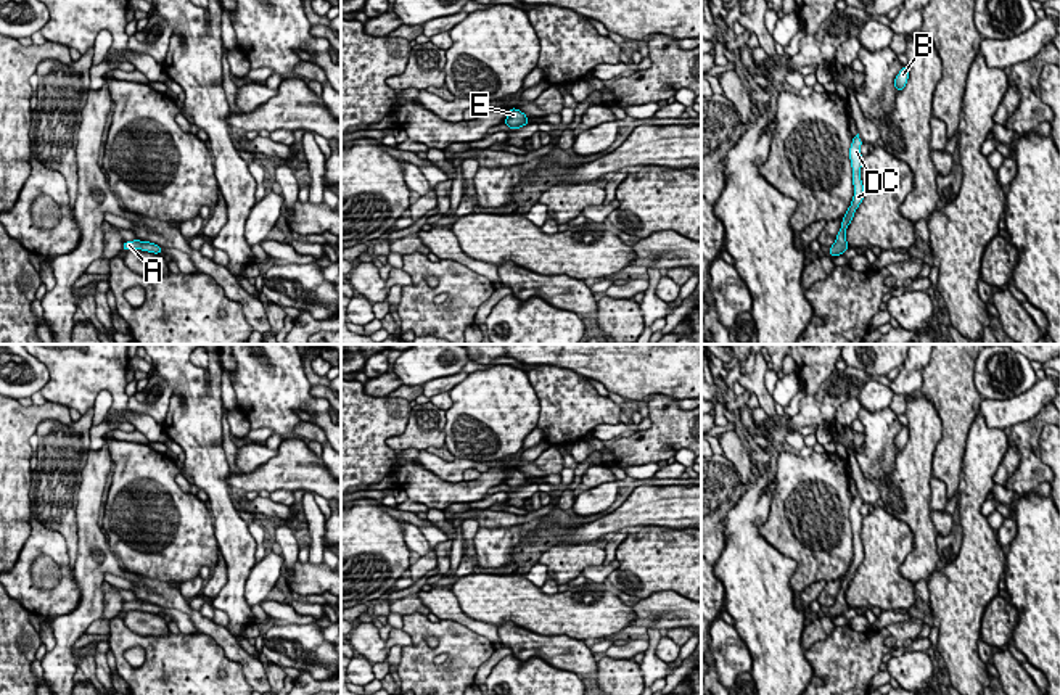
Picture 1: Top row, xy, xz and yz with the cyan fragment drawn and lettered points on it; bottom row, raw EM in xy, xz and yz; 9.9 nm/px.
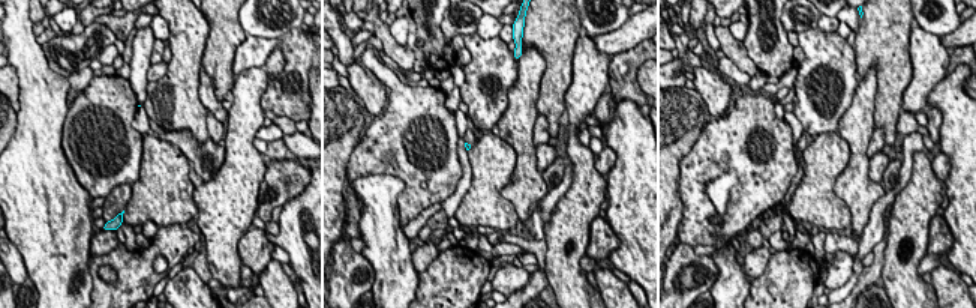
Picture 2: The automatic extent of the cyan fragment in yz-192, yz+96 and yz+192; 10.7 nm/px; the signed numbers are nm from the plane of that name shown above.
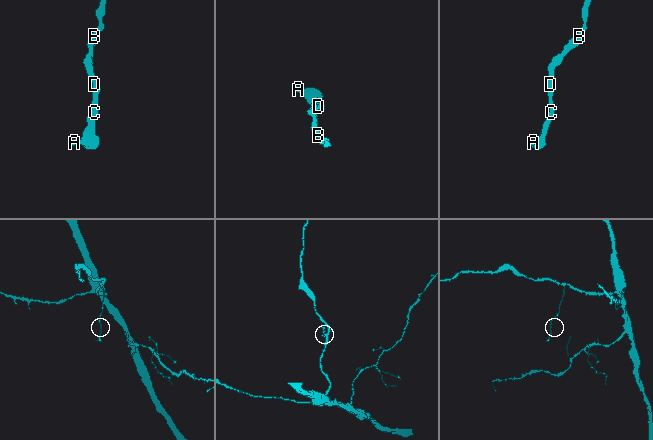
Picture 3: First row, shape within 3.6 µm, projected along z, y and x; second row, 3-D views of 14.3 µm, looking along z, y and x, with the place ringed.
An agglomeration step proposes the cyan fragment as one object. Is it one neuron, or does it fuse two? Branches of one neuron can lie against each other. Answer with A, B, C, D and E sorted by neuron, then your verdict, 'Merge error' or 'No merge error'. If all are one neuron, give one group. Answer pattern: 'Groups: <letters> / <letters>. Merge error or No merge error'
Groups: A B C D E. No merge error

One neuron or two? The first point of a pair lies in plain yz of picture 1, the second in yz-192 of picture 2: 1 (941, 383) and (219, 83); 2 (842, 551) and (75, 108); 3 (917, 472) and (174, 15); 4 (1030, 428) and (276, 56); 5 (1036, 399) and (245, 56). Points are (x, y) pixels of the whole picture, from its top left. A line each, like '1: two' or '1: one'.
1: one
2: one
3: one
4: two
5: one

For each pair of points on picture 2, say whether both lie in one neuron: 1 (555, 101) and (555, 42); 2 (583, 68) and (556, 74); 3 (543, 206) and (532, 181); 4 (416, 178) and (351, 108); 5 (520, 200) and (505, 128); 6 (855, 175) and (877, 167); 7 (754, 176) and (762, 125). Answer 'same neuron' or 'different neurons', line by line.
1: same neuron
2: different neurons
3: different neurons
4: different neurons
5: same neuron
6: different neurons
7: same neuron

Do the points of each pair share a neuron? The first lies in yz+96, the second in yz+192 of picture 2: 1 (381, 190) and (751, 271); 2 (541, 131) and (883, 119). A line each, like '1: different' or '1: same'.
1: different
2: different

